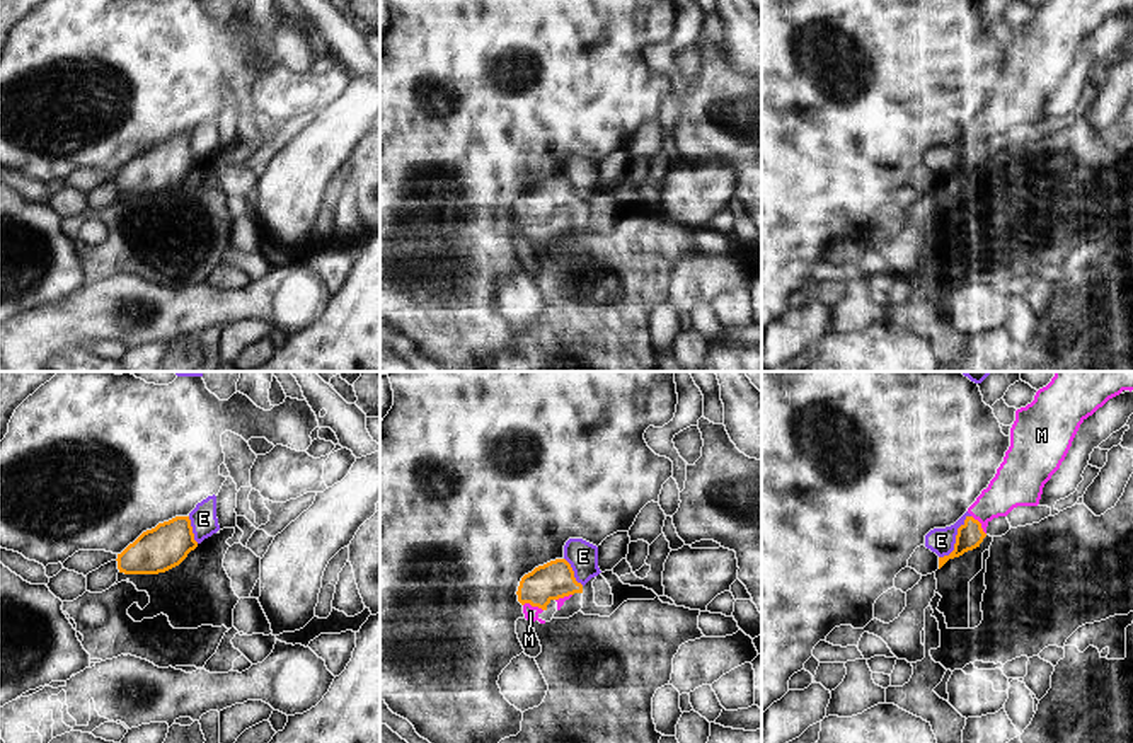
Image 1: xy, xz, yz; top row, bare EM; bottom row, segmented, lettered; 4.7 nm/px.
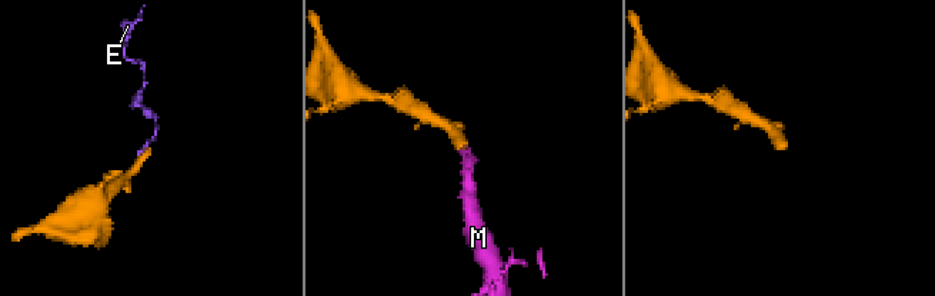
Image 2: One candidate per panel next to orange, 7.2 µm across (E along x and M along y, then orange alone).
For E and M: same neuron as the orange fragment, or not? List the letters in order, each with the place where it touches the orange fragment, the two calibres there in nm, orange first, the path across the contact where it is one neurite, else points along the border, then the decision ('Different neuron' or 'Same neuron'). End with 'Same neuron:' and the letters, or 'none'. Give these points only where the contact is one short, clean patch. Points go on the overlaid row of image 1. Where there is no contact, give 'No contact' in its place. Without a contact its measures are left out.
E: Touches orange at yz (956, 539). Thickness 120 nm (orange) against 130 nm. Boundary: yz (970, 515), (958, 529), (954, 547), (939, 558). Different neuron
M: Touches orange at xz (534, 605). Thickness 180 nm (orange) against 70 nm. Path across: xz (554, 580), (534, 605), (530, 612). Same neuron
Same neuron: M

